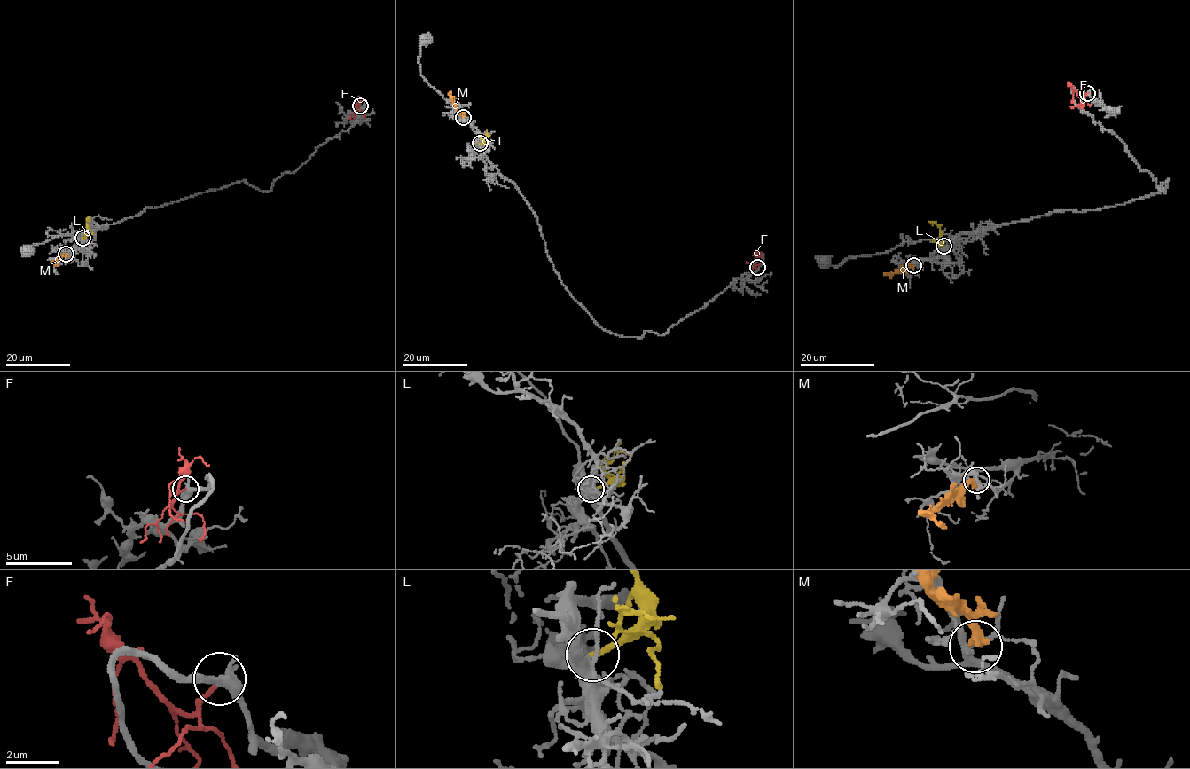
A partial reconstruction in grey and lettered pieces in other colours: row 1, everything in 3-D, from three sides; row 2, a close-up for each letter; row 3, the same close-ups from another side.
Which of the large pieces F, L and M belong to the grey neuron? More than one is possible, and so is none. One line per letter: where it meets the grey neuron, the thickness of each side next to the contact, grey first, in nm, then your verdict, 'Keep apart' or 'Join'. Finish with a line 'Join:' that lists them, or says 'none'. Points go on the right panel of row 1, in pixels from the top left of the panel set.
F: Touches grey at (1087, 93). Thickness 440 nm (grey) against 150 nm. Keep apart
L: Touches grey at (943, 246). Thickness 360 nm (grey) against 220 nm. Join
M: Touches grey at (913, 265). Thickness 200 nm (grey) against 440 nm. Keep apart
Join: L

